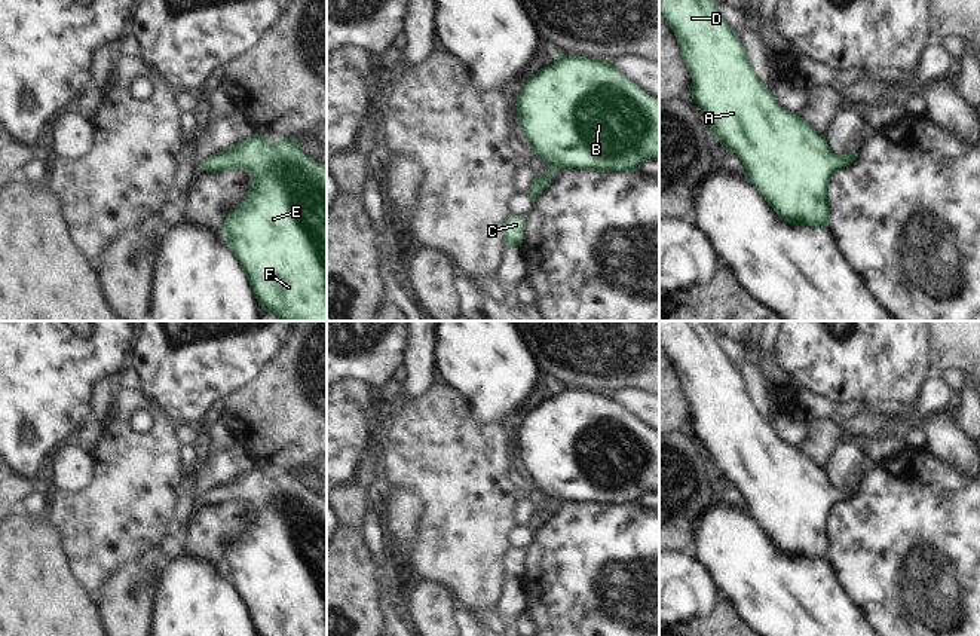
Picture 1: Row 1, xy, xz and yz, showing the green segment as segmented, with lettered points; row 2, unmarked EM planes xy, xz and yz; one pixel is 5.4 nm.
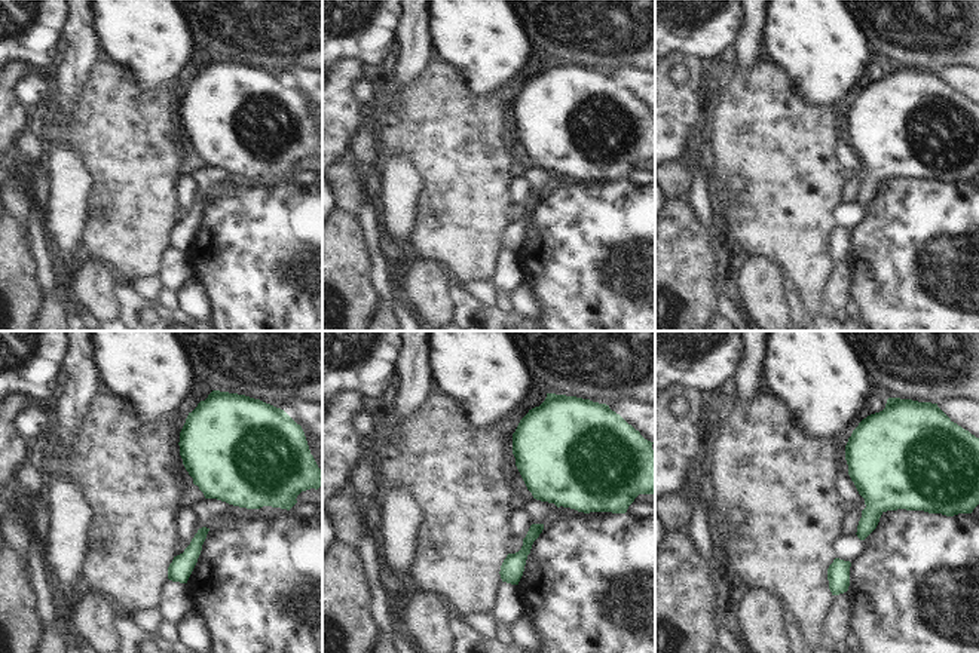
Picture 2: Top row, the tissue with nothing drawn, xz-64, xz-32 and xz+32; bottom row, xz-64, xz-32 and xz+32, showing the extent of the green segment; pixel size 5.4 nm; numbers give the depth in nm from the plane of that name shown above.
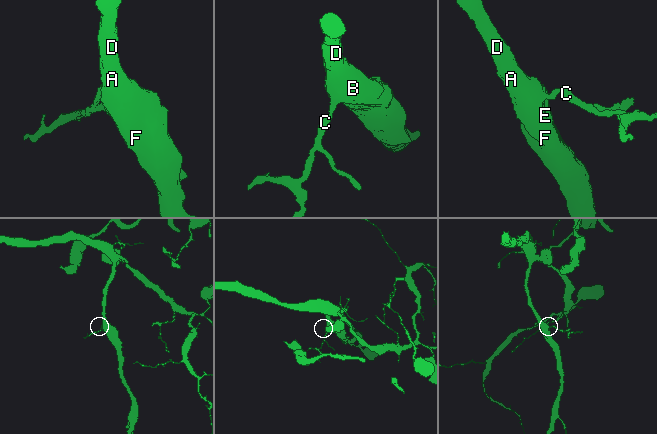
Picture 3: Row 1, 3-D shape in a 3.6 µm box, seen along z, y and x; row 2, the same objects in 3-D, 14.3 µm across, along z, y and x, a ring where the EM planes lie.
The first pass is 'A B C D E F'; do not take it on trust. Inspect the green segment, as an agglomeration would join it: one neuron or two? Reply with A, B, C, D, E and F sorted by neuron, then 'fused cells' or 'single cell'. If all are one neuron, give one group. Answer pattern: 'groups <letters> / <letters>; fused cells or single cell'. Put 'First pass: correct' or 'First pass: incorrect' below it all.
groups A B C D E F; single cell
First pass: correct

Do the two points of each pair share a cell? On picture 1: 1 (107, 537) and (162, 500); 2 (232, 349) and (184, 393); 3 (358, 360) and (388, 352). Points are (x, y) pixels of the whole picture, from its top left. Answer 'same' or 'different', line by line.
1: same
2: same
3: same

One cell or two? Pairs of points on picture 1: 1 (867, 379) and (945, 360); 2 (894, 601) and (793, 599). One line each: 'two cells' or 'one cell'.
1: two cells
2: two cells

